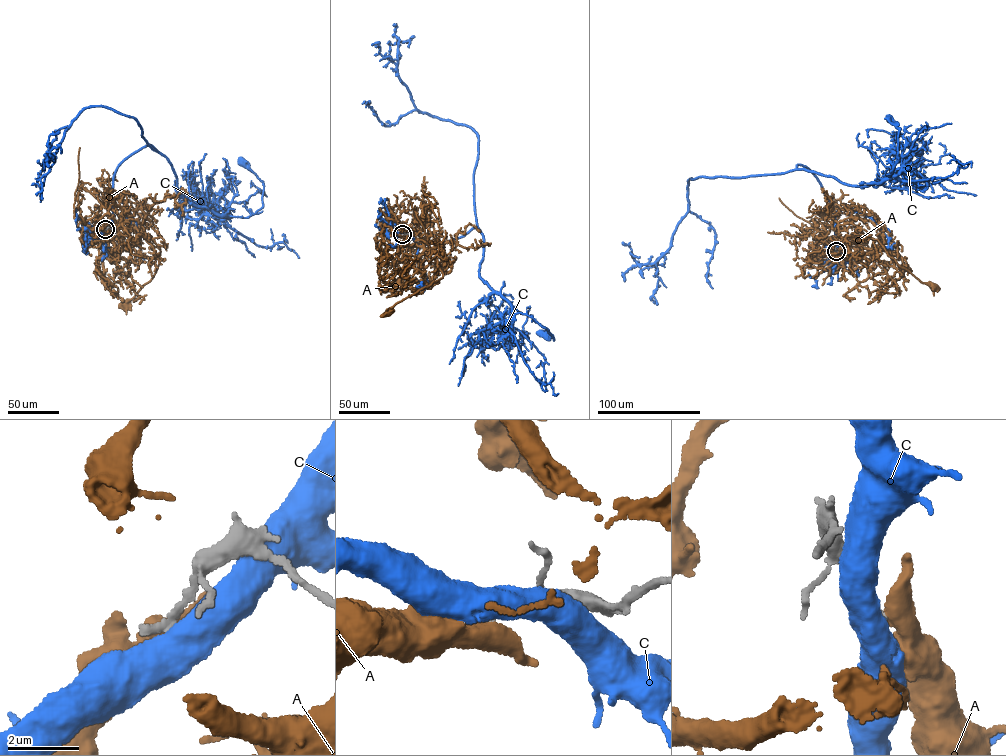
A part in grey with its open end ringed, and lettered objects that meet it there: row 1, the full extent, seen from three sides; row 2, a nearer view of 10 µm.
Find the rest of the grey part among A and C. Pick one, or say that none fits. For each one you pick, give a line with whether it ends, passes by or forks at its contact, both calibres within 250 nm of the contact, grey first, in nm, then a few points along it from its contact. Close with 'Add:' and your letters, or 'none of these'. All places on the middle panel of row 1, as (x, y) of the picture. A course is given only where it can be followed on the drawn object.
Add: none of these

